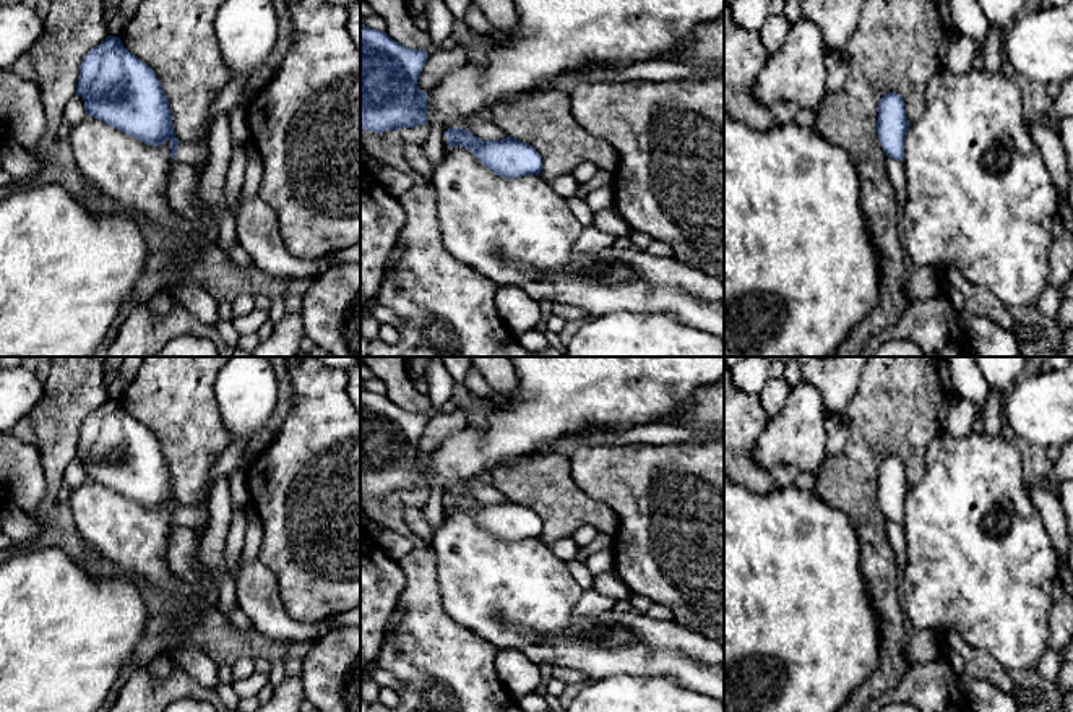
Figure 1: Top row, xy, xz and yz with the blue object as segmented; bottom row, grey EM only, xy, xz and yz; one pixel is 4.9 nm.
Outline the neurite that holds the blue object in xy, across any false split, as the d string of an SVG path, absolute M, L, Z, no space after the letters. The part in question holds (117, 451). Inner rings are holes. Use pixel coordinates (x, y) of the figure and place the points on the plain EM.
M232 357L218 375L214 396L229 444L208 477L206 500L201 506L179 506L167 459L154 436L144 425L128 415L120 401L107 399L102 407L83 420L76 457L83 461L86 477L151 509L162 509L170 503L170 519L175 525L205 532L209 524L208 496L211 485L222 475L245 472L253 457L248 444L268 423L278 402L278 376L266 357Z

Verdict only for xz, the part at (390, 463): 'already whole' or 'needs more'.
already whole

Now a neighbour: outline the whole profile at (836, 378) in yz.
M794 357L805 383L821 396L826 414L849 430L847 405L854 397L868 357Z

